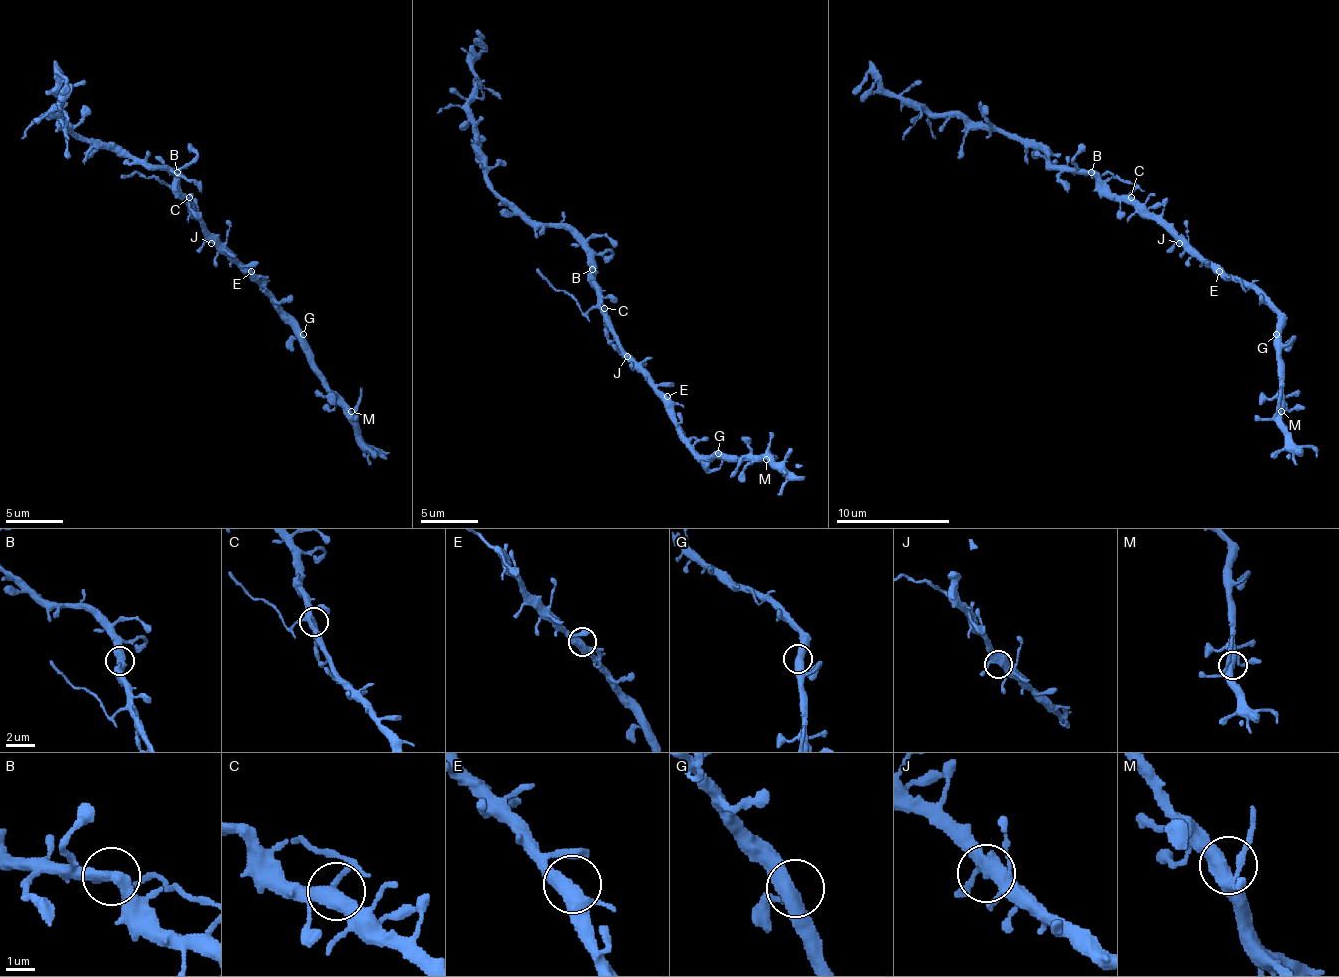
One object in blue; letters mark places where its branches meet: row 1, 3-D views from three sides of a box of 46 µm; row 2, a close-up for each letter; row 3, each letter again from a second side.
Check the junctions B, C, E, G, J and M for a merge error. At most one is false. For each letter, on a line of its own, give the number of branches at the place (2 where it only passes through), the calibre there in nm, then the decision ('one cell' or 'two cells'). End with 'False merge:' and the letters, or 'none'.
B: 2 branches meet; 480 nm thick; one cell
C: 4 branches meet; 400 nm thick; one cell
E: 3 branches meet; 400 nm thick; one cell
G: 2 branches meet; 480 nm thick; one cell
J: 3 branches meet; 400 nm thick; one cell
M: 4 branches meet; 400 nm thick; one cell
False merge: none

